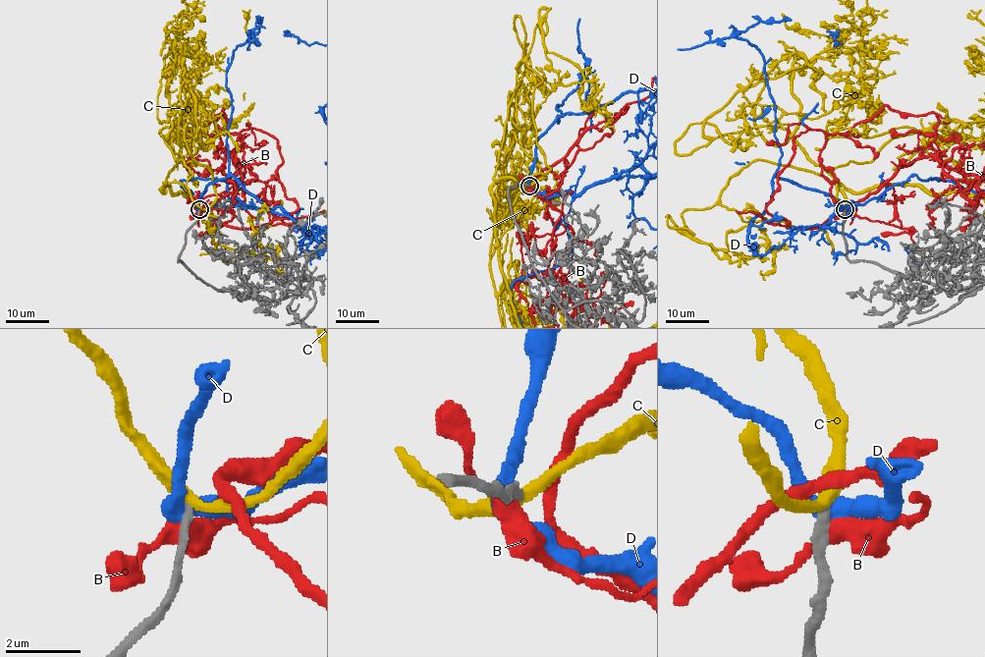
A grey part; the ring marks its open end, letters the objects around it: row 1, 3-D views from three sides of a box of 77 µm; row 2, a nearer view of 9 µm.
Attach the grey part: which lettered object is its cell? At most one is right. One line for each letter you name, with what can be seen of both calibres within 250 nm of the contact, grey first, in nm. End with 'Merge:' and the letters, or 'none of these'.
C: 280 nm thick on the grey side, 360 nm on the other
Merge: C

